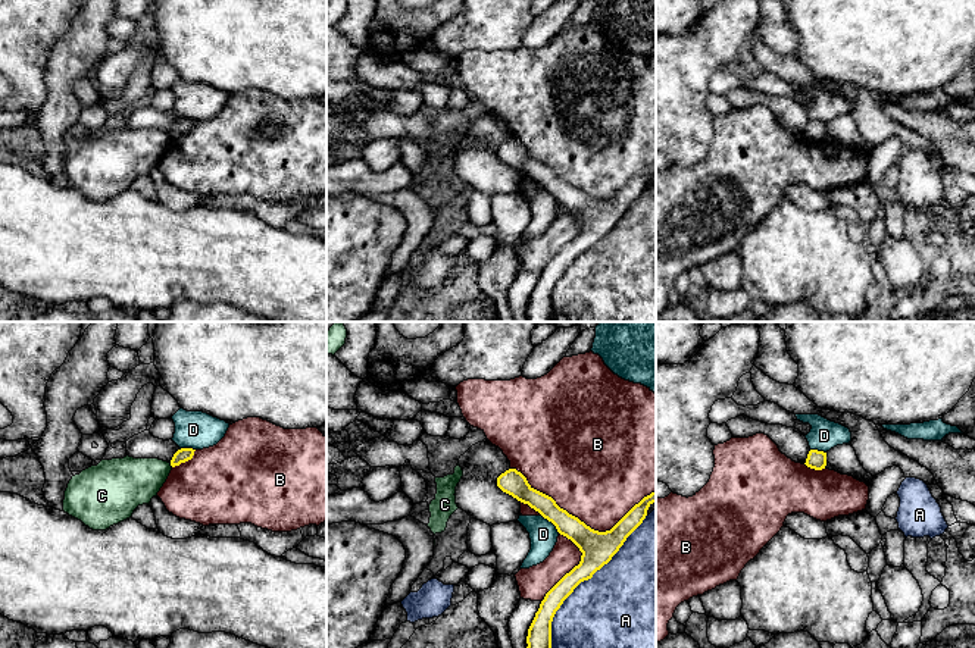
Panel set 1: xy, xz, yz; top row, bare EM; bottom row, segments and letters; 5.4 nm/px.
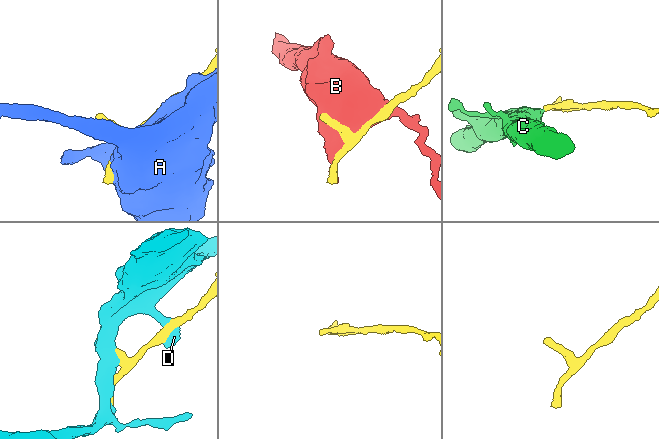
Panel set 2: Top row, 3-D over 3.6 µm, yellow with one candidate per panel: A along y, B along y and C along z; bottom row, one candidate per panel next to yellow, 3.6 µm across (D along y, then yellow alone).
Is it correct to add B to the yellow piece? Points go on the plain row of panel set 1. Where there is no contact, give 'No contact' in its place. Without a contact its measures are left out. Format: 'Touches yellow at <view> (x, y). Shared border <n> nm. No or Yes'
Touches yellow at xz (583, 193). Shared border 800 nm. No

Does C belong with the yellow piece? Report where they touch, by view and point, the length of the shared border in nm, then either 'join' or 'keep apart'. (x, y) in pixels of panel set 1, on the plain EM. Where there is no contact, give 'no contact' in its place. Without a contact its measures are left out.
xy (171, 135) | 30 nm | keep apart

